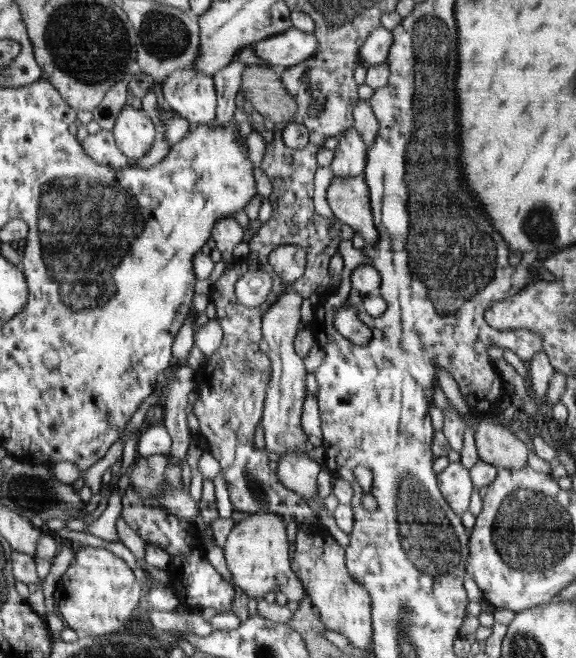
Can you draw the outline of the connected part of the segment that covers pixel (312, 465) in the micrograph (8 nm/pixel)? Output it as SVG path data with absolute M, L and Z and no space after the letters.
M286 454L276 457L278 462L278 478L284 486L298 493L306 502L314 499L318 503L316 476L321 471L319 462L314 462L307 454Z

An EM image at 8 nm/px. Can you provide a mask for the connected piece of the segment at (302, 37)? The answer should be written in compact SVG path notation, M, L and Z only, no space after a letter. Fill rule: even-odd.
M294 27L278 36L258 41L254 52L266 60L270 68L283 70L304 62L315 53L317 46L316 34L306 34Z

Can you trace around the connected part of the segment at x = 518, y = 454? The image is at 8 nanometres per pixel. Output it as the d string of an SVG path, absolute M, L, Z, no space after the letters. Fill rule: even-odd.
M492 415L480 417L474 442L480 460L493 464L497 469L518 470L528 464L528 444L518 440L508 426L496 424Z

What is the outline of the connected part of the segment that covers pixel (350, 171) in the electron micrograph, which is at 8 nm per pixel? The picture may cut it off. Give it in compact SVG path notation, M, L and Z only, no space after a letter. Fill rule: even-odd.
M354 128L342 132L340 143L335 148L332 159L332 171L338 178L358 176L365 171L366 145L361 134Z

